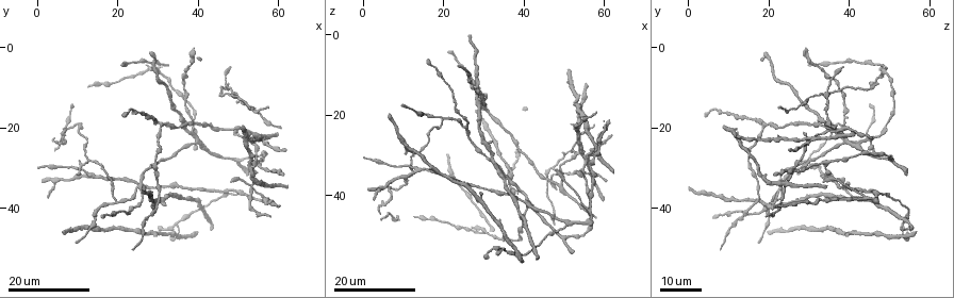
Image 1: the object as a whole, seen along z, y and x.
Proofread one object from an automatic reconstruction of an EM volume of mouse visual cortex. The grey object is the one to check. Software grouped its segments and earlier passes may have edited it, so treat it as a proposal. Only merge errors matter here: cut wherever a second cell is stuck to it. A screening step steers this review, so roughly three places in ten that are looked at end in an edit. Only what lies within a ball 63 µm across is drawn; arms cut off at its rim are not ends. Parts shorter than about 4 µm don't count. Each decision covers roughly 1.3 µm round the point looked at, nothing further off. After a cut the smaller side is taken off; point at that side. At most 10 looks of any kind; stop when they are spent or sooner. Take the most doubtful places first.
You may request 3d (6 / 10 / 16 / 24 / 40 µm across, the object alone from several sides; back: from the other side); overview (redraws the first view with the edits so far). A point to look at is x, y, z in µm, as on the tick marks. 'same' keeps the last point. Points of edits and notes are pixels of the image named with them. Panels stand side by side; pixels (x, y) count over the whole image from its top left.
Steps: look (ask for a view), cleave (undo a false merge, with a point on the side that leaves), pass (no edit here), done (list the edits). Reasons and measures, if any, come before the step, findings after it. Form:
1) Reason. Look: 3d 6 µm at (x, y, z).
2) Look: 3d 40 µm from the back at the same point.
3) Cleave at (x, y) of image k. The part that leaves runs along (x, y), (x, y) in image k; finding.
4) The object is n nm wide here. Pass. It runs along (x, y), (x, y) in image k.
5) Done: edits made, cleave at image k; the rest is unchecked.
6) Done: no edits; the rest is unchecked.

Look: 3d 24 µm at (46.5, 11.5, 33.5).

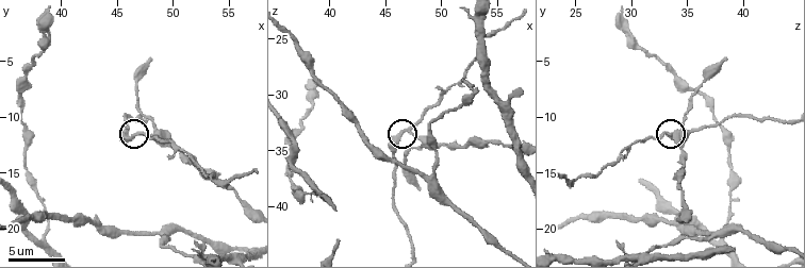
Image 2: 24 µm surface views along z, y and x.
Look: 3d 10 µm at (47.2, 11.6, 33.0).

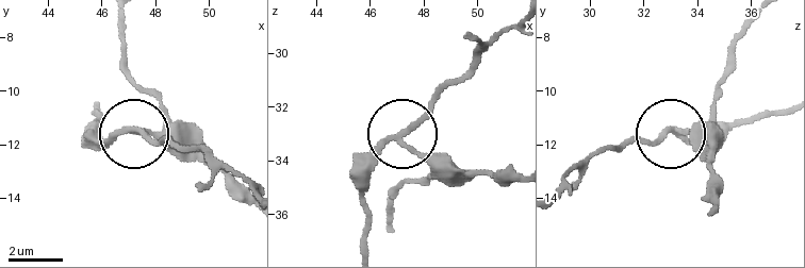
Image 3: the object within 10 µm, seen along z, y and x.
From behind. Look: 3d 10 µm from the back at (47.1, 11.5, 33.1).

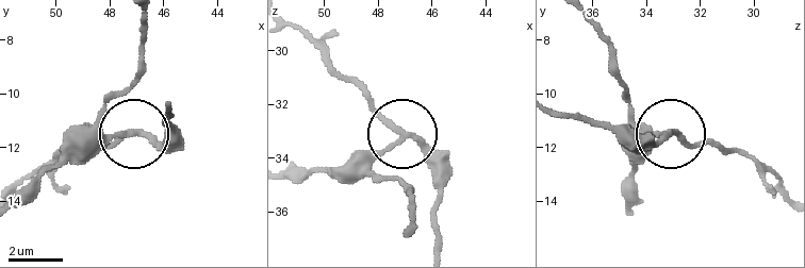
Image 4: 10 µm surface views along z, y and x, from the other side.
Cleave at (434, 154) of image 4. The part that leaves runs along (399, 133), (285, 22) in image 4; a second cell is stuck on.

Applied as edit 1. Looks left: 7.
Look: overview.

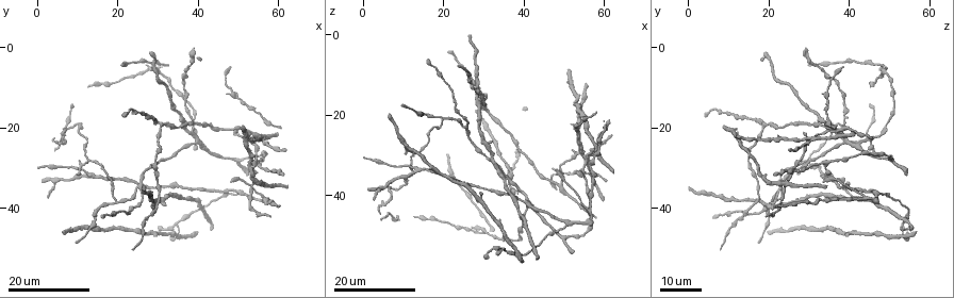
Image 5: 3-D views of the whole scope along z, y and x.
Side arm on a straight run. Look: 3d 16 µm at (34.5, 43.5, 53.0).

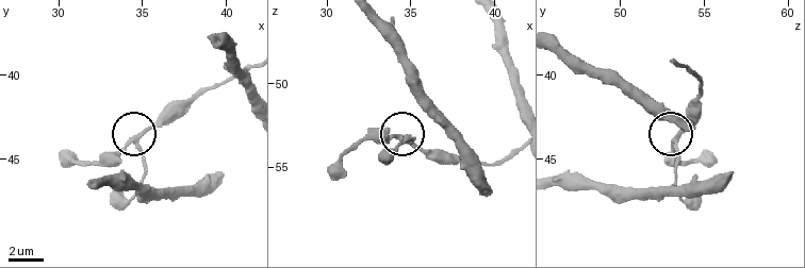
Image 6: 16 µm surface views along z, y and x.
Look: 3d 10 µm at (34.6, 44.2, 53.4).

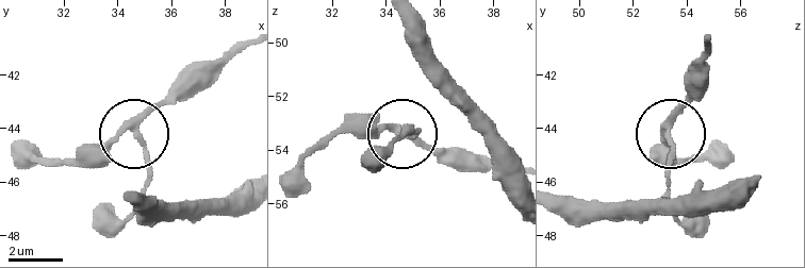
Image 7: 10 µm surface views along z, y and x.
The object is 210 nm wide here. Pass. One cell here.

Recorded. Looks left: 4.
Three arms meet. Look: 3d 16 µm at (19.5, 39.0, 20.5).

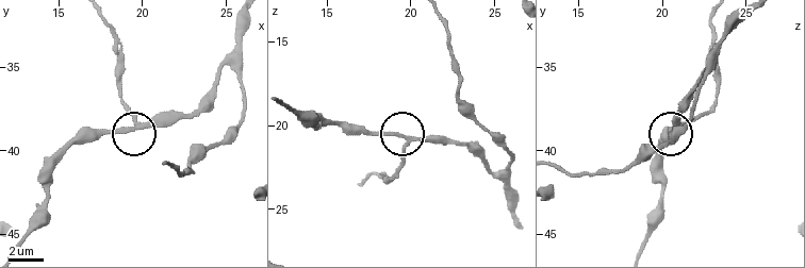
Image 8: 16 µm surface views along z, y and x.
Look: 3d 6 µm at (19.8, 38.4, 20.9).

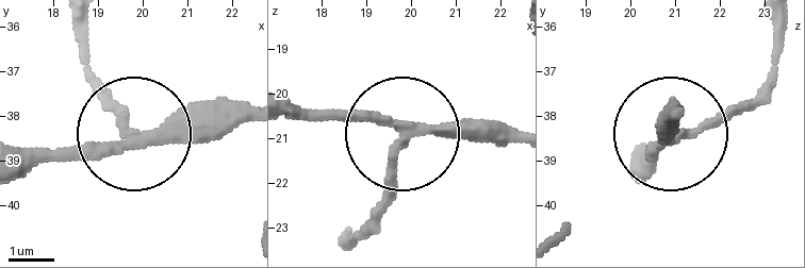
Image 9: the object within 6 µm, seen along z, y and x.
The side arm is 17 µm long. Cleave at (121, 107) of image 9. The part that leaves runs along (142, 145), (87, 77), (84, 19) in image 9; a second cell is stuck on.

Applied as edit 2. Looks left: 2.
Look: 3d 24 µm at (39.5, 23.0, 39.0).

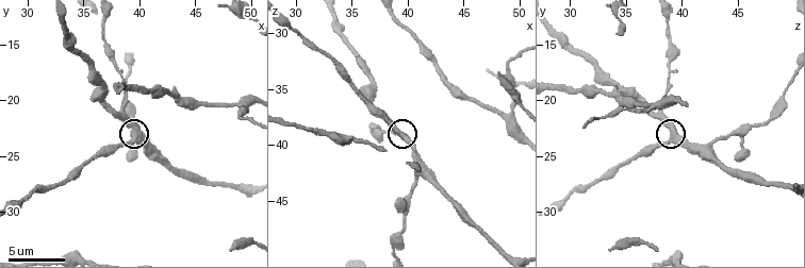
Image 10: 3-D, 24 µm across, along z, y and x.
Closer look. Look: 3d 10 µm at (40.0, 22.8, 39.2).

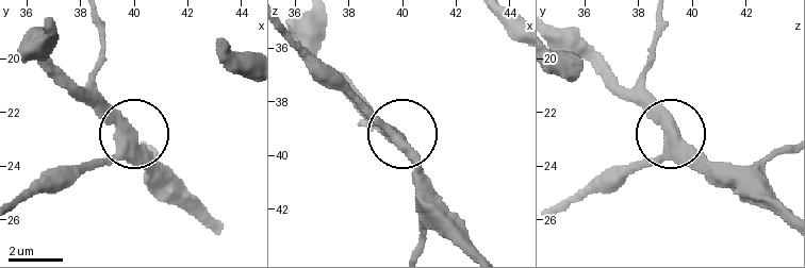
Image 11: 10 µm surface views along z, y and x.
Pass. It runs along (22, 202), (91, 170), (125, 140), (125, 127), (93, 95) in image 11; all the same cell.

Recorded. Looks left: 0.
Done: edits made, cleave at image 4, cleave at image 9; the rest is unchecked.

